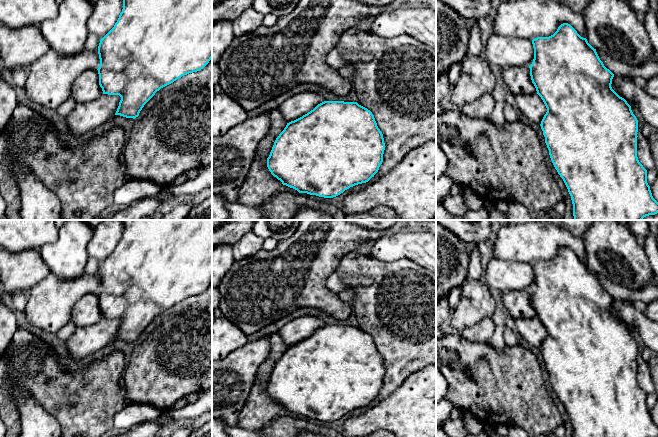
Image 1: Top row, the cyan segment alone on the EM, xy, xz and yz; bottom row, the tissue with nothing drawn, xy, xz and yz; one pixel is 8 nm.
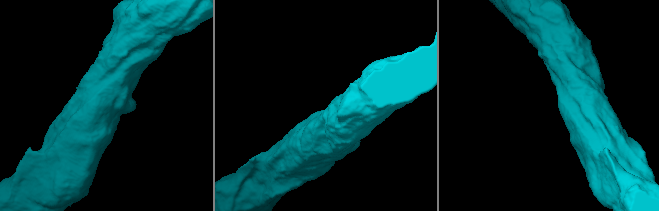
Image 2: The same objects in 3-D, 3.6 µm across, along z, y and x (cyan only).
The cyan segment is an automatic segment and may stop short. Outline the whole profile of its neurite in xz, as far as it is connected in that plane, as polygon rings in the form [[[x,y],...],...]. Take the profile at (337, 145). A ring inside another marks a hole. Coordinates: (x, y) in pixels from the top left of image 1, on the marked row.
[[[324,101],[302,117],[287,123],[274,142],[267,167],[283,185],[299,193],[333,198],[374,177],[383,162],[384,150],[383,134],[370,110],[357,102]]]

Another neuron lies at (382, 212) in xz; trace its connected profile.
[[[381,205],[363,213],[345,215],[344,220],[398,220],[398,218],[392,208]]]

